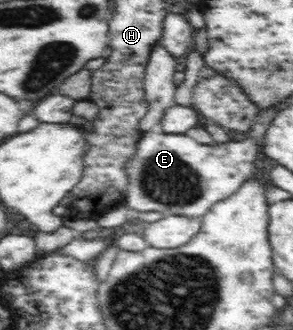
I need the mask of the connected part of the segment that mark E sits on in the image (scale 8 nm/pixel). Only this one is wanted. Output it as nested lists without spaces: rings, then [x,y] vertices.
[[[150,130],[144,132],[136,147],[136,155],[124,165],[127,169],[128,185],[125,202],[132,211],[159,211],[165,215],[184,215],[202,217],[216,203],[232,196],[244,181],[260,173],[254,167],[256,145],[250,141],[230,141],[216,145],[202,145],[186,134],[169,134]]]

